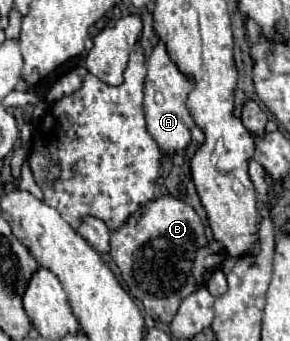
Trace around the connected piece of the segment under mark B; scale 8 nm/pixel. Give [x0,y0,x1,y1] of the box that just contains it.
[110,196,222,324]

